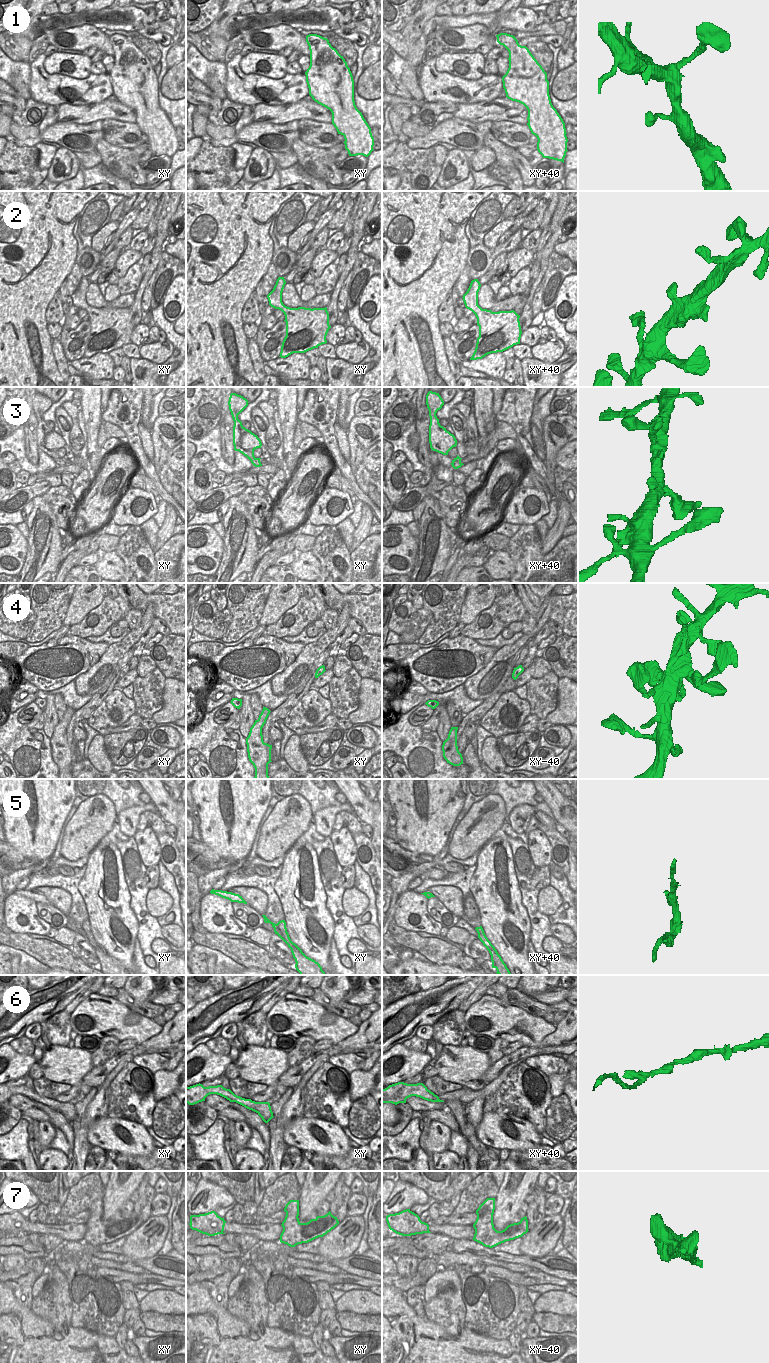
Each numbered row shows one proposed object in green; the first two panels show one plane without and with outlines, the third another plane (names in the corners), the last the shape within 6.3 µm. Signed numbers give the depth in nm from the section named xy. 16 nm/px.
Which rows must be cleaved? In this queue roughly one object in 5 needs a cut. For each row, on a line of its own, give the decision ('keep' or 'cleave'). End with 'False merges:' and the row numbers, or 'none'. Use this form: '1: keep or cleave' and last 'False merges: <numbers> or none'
1: keep
2: keep
3: keep
4: keep
5: keep
6: keep
7: keep
False merges: none

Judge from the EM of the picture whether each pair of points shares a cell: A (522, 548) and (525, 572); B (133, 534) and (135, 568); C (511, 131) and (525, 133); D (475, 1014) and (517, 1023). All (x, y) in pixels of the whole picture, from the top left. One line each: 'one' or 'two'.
A: one
B: one
C: one
D: one

